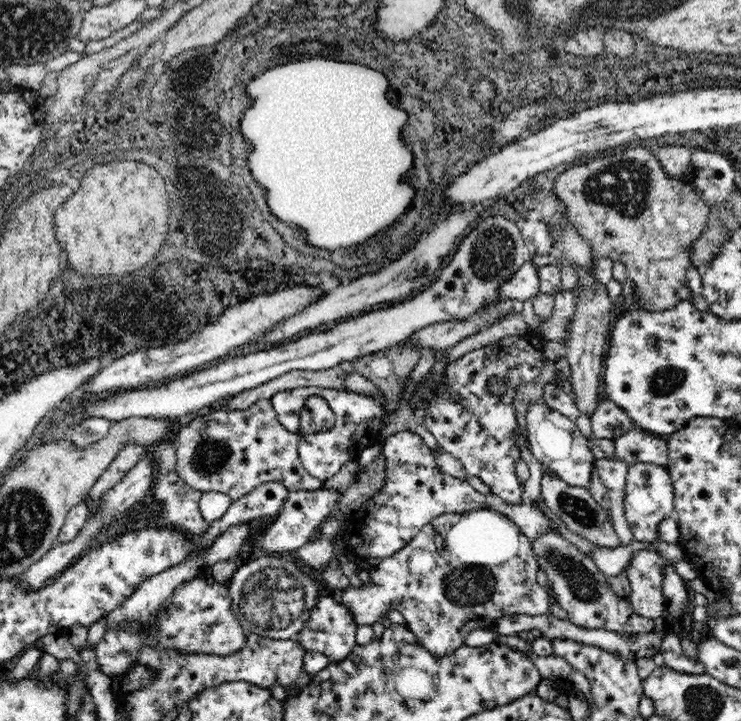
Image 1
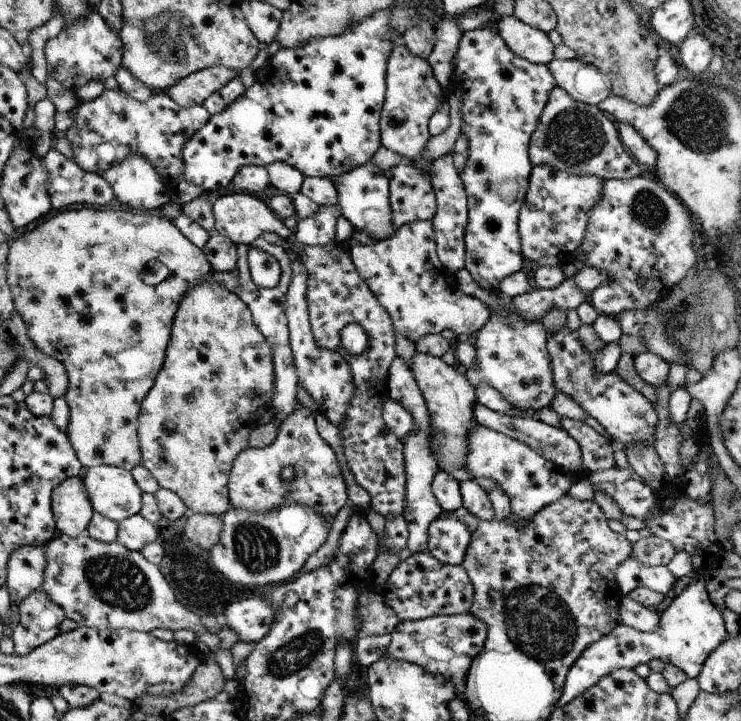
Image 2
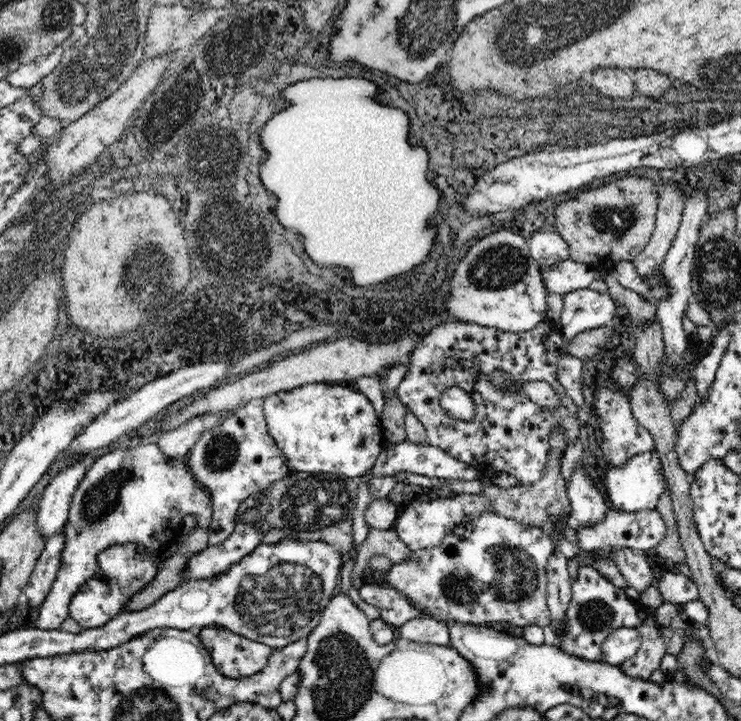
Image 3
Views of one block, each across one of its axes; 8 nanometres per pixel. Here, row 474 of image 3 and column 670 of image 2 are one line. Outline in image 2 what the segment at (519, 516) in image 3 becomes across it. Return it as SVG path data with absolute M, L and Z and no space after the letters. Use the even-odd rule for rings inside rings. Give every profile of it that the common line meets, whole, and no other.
M653 534L649 538L641 538L641 540L633 542L629 558L635 558L645 568L653 568L653 566L667 566L671 562L671 558L675 556L675 552L677 550L673 548L671 542L657 538Z

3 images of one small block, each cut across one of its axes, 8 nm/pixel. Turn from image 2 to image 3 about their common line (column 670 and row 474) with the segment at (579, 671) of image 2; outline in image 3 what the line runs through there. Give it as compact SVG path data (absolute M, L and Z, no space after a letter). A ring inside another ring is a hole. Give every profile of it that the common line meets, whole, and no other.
M658 450L636 454L624 466L608 466L604 470L604 488L606 488L608 500L612 502L614 510L618 510L618 512L656 510L664 490L668 488L668 482L664 476L664 466L658 456Z

